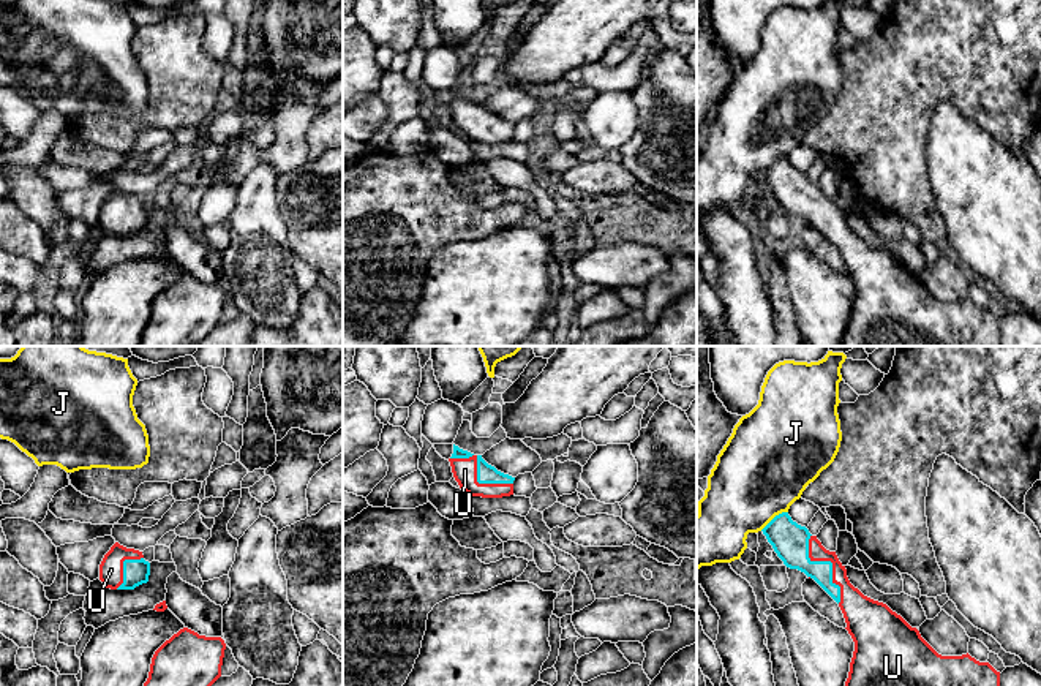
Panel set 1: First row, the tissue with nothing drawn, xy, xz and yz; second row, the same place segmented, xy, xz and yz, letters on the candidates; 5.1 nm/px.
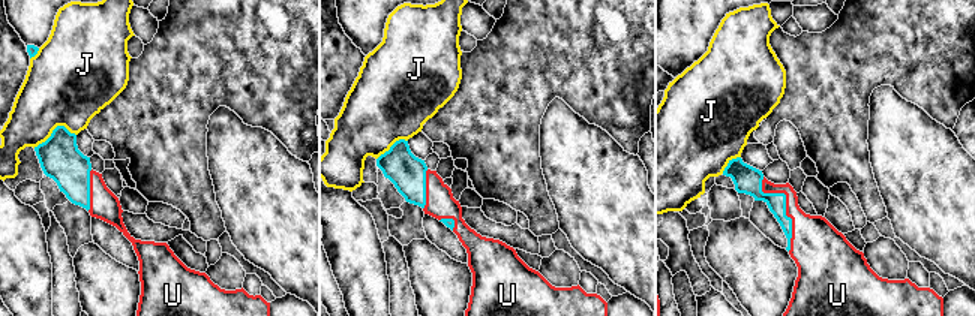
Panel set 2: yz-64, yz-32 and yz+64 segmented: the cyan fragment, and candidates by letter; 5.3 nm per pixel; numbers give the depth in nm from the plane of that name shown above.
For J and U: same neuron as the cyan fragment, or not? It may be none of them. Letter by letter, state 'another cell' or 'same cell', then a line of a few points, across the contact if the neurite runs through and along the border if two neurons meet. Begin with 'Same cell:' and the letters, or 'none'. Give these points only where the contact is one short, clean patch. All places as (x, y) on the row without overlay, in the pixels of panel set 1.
Same cell: U
J: another cell
U: same cell

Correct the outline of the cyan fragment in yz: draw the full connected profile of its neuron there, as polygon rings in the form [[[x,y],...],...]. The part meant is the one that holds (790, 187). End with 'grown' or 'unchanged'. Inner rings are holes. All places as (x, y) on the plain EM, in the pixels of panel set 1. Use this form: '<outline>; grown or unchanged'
[[[788,158],[776,161],[761,177],[784,210],[814,224],[844,259],[855,297],[842,346],[1000,346],[1000,318],[968,299],[938,300],[900,261],[855,234],[836,198],[826,196],[817,182],[793,168]]]; grown

